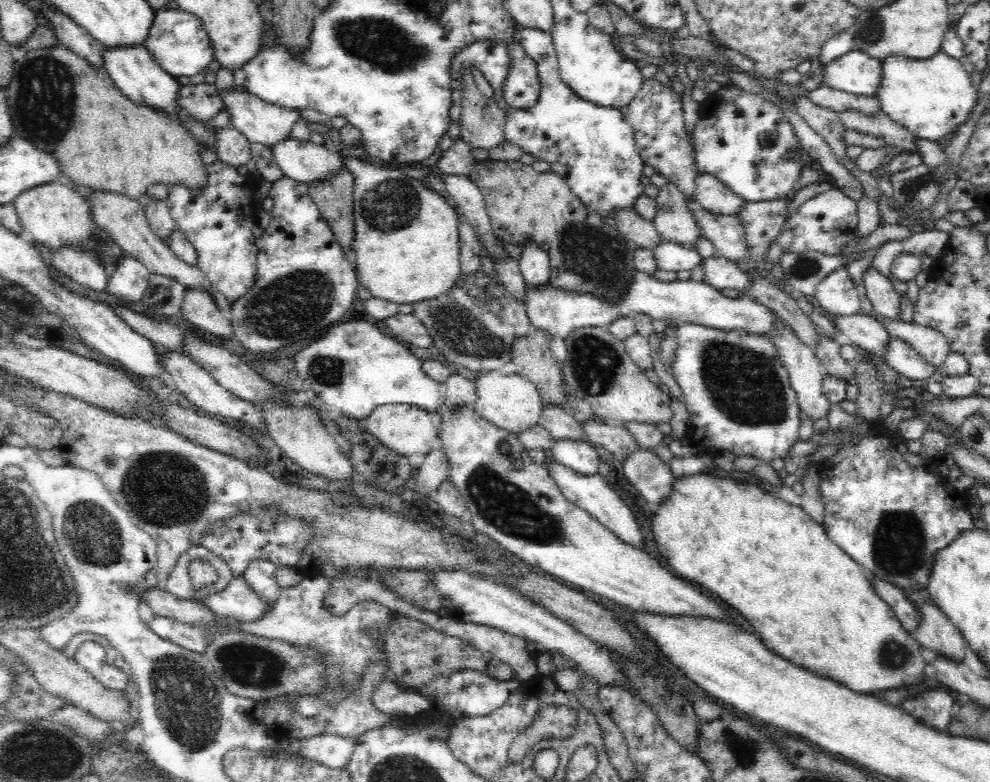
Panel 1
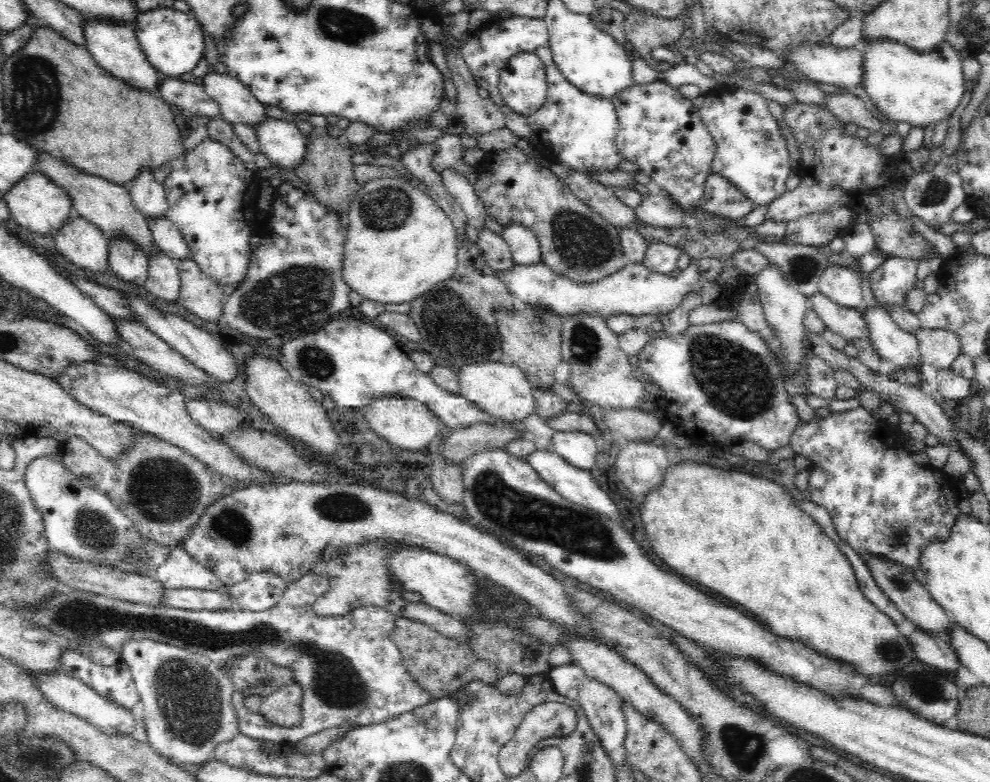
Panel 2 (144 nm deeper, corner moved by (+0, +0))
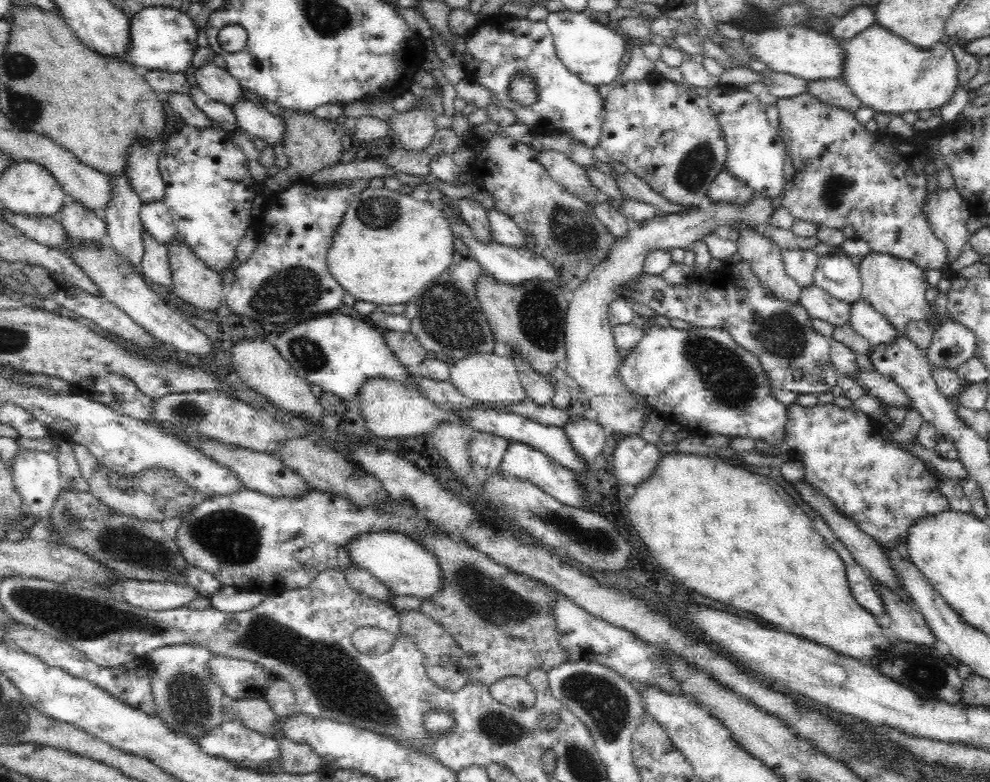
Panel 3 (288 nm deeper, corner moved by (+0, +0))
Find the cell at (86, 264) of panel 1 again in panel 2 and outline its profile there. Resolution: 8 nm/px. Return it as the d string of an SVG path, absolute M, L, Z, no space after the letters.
M72 216L68 224L64 224L64 230L60 230L56 236L56 248L62 256L66 256L72 264L86 268L94 274L110 270L108 266L108 238L100 232L98 226L88 222L86 218Z

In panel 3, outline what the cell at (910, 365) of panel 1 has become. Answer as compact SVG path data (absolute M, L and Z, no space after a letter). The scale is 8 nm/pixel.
M858 300L850 306L850 326L864 336L870 346L882 346L882 344L892 344L896 338L902 334L866 300Z

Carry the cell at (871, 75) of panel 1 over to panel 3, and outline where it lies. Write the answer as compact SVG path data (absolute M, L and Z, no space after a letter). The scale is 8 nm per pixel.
M800 26L776 28L776 30L764 30L764 32L746 32L742 38L742 44L754 60L764 62L770 70L796 76L798 80L804 80L804 82L842 80L844 76L846 52L830 34L822 34Z

